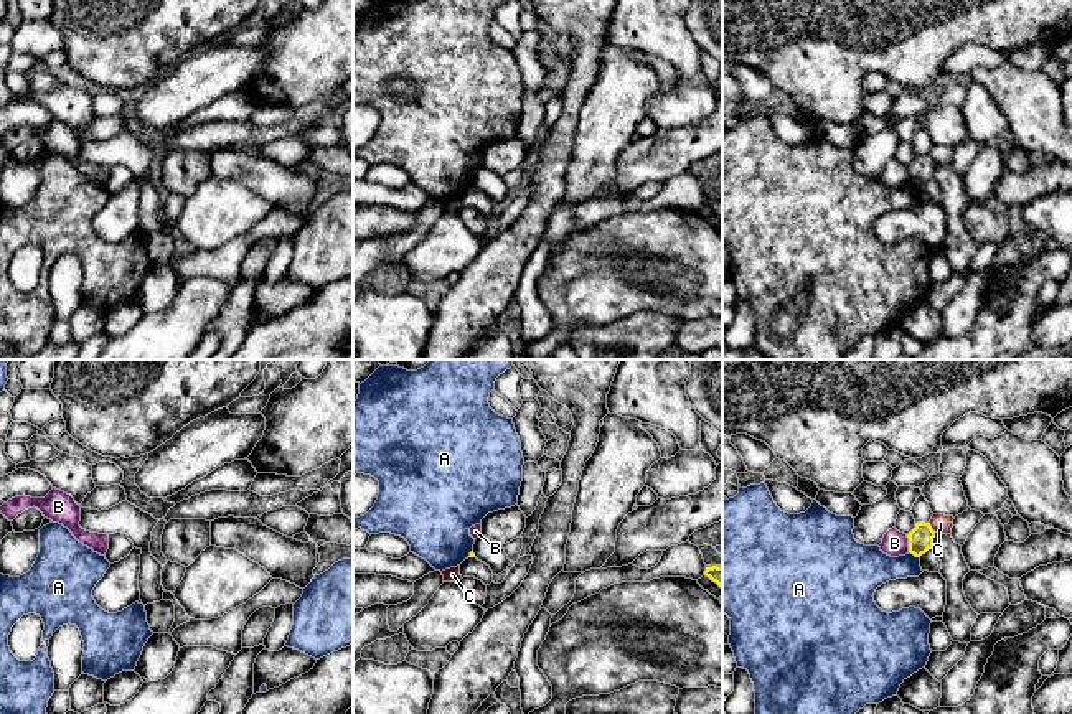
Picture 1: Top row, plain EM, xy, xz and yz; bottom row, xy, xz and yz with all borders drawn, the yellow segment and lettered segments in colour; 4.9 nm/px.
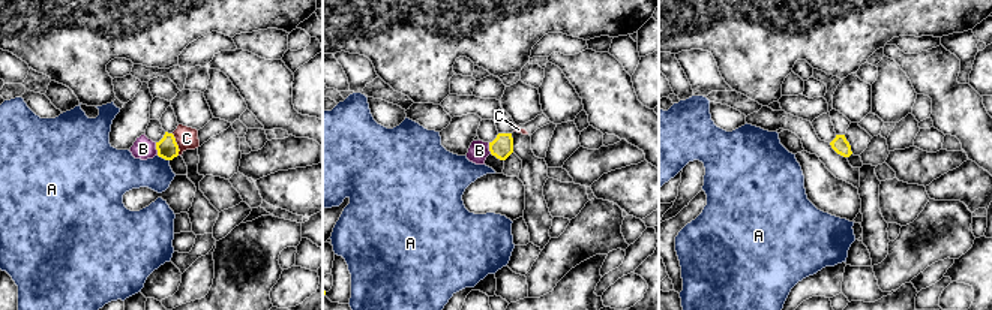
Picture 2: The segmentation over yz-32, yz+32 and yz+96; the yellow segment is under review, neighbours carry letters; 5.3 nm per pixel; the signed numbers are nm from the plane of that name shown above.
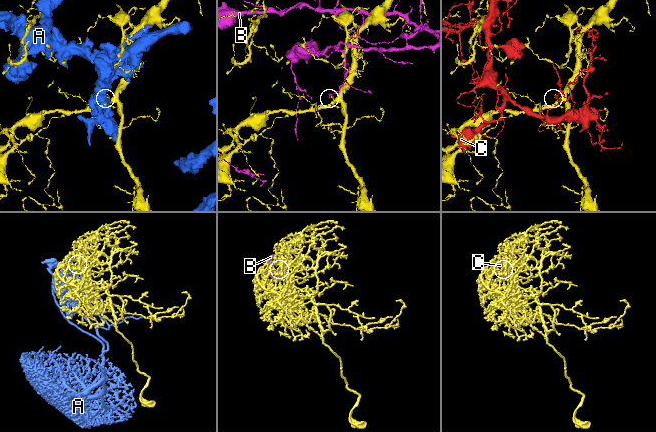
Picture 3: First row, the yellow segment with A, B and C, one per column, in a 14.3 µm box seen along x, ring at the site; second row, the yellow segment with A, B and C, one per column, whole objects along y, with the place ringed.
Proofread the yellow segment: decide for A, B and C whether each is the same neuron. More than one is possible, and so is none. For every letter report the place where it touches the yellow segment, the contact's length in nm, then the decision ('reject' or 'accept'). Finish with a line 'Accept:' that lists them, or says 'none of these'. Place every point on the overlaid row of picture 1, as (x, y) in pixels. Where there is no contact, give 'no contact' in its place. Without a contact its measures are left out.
A: contact yz (914, 554); length 70 nm; reject
B: contact yz (909, 543); length 90 nm; reject
C: contact yz (930, 528); length 60 nm; reject
Accept: none of these

